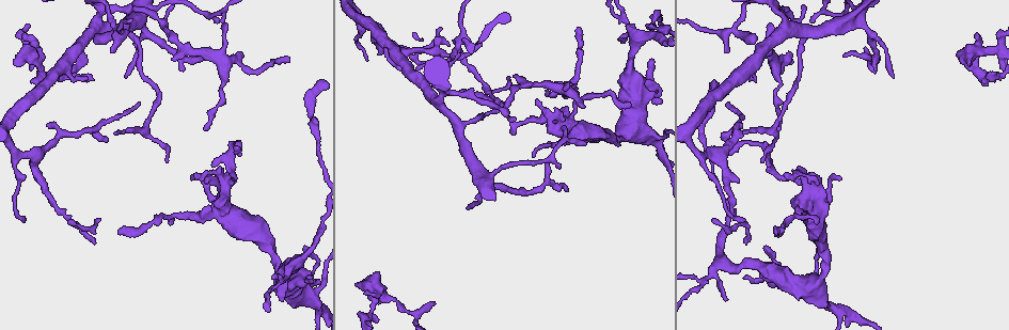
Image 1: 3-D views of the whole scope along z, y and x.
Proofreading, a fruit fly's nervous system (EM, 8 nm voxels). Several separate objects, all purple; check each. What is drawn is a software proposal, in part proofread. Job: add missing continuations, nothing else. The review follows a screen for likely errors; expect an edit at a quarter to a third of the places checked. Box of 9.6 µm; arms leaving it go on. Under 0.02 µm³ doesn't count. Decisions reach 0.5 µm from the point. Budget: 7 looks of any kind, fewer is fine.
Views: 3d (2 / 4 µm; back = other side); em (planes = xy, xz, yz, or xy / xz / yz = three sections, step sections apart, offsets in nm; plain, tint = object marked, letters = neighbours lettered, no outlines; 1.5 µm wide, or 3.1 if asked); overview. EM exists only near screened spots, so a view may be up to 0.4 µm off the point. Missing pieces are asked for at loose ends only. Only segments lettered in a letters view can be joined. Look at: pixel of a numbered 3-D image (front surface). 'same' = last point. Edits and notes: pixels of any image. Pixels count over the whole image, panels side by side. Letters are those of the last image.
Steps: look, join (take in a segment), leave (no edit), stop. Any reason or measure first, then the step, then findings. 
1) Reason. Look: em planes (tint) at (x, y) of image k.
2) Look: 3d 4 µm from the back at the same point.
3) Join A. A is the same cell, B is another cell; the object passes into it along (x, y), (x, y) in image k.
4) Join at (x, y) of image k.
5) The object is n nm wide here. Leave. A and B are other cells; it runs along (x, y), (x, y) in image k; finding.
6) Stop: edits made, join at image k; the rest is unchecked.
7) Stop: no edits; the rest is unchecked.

Free end. Look: em xy step 8 (tint) at (217, 22) of image 1.

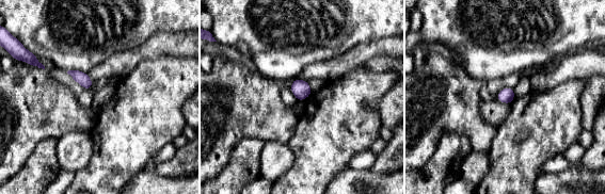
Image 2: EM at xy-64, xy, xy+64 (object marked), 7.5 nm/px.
Look: em planes (letters) at the same point.

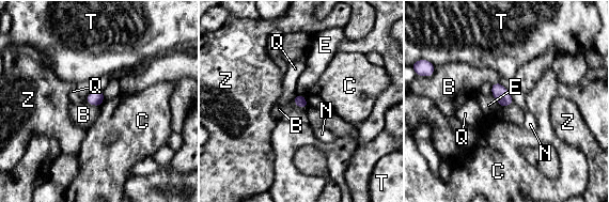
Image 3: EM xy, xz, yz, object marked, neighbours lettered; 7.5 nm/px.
The longest contact is with B, 130 nm. Leave. B, C, E, N, Q, T and Z are other cells; a border runs along (293, 98), (299, 107), (307, 107) in image 3; no lettered segment goes on from it.

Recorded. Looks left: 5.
Tapers out. Look: em planes (tint) at (194, 174) of image 1.

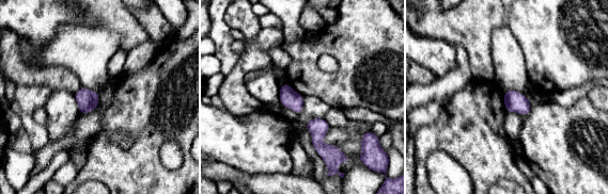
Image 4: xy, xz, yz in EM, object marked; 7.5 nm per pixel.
Look: em planes (letters) at the same point.

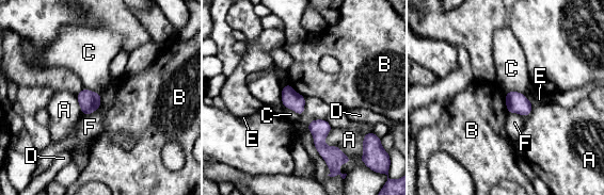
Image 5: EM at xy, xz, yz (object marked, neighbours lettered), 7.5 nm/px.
Leave. A, B, C, D, E and F are other cells; a border runs along (332, 128), (324, 143), (339, 147) in image 5; none of them fits.

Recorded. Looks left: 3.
Long arm stops here. Look: em yz step 4 (tint) at (463, 89) of image 1.

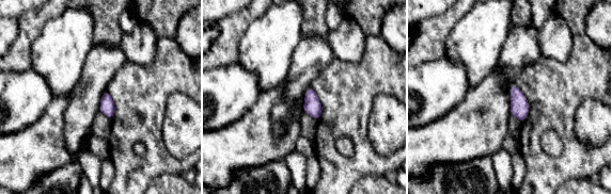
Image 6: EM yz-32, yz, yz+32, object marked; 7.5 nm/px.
Another direction. Look: em planes (letters) at the same point.

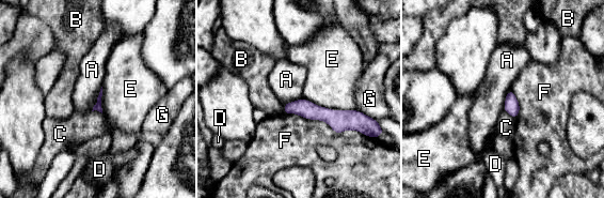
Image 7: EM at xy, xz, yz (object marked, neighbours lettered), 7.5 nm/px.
The longest contact is with F, 650 nm. Leave. A, B, C, D, E, F and G are other cells; none of them fits.

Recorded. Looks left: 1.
Stop: no edits; the rest is unchecked.

